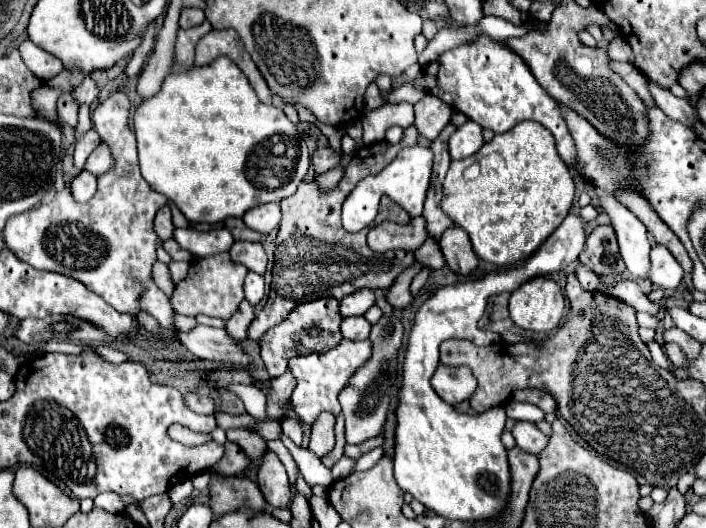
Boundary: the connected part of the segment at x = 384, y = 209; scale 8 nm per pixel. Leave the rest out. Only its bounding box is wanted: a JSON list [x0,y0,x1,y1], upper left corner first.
[375,197,411,223]

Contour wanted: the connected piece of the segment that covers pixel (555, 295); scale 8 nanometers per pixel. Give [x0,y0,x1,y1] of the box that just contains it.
[509,277,565,333]

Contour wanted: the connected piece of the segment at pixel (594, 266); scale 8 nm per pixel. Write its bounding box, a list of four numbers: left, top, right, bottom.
[579,225,625,275]

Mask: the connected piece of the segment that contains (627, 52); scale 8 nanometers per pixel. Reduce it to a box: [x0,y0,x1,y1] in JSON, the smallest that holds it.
[607,37,633,63]

